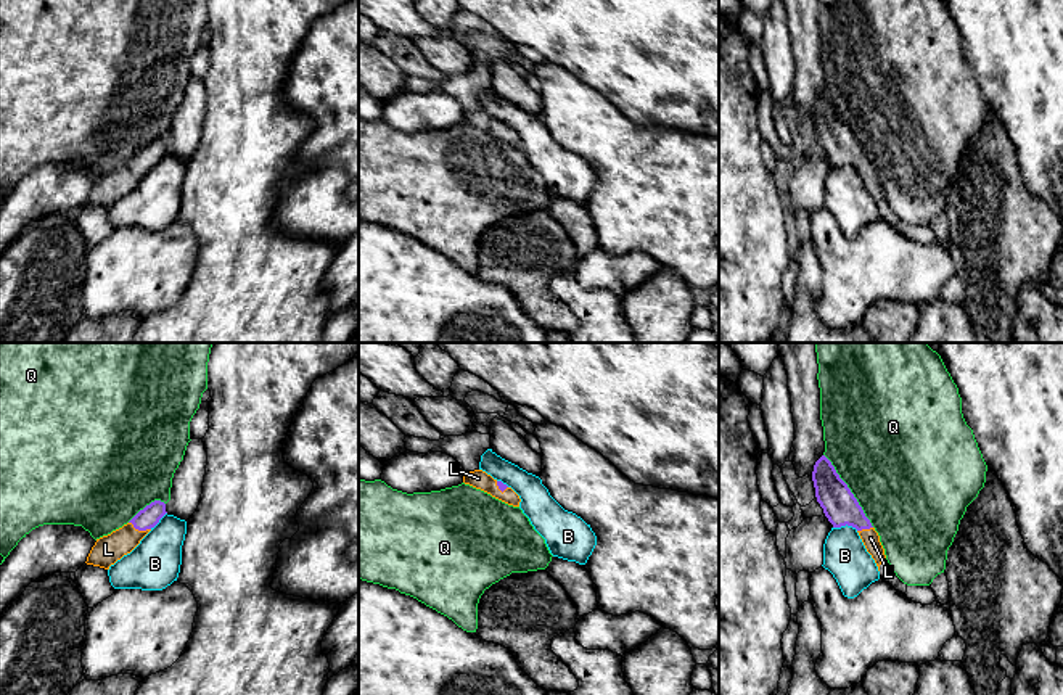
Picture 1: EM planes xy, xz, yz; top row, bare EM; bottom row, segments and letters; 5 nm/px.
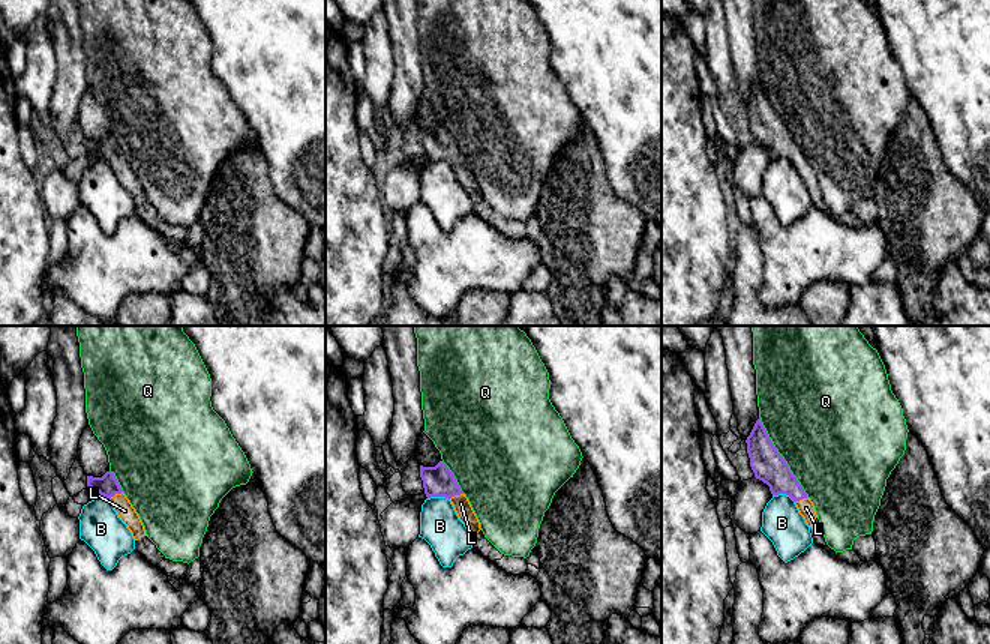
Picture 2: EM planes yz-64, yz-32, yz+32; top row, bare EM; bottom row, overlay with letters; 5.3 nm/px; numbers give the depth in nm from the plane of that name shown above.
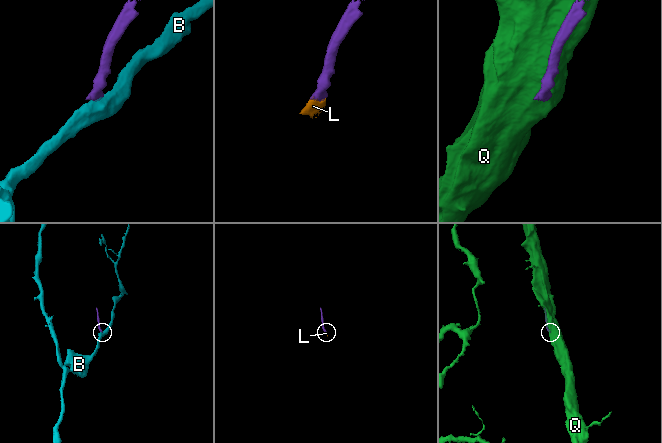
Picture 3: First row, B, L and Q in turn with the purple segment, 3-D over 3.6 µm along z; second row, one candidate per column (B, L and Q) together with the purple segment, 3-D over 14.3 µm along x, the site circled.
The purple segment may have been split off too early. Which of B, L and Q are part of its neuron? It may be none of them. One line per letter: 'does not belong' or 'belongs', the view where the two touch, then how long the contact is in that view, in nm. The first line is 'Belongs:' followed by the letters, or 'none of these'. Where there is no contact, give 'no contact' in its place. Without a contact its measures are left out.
Belongs: L
B: does not belong; meets purple in yz; contact 130 nm long
L: belongs; meets purple in xy; contact 120 nm long
Q: does not belong; meets purple in yz; contact 440 nm long

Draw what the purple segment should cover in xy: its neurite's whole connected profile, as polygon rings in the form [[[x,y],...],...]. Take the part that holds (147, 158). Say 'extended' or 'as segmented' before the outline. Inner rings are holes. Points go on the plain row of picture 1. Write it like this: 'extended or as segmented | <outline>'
extended | [[[151,142],[127,164],[96,179],[85,203],[109,209],[111,204],[130,193],[166,153],[164,142]]]

